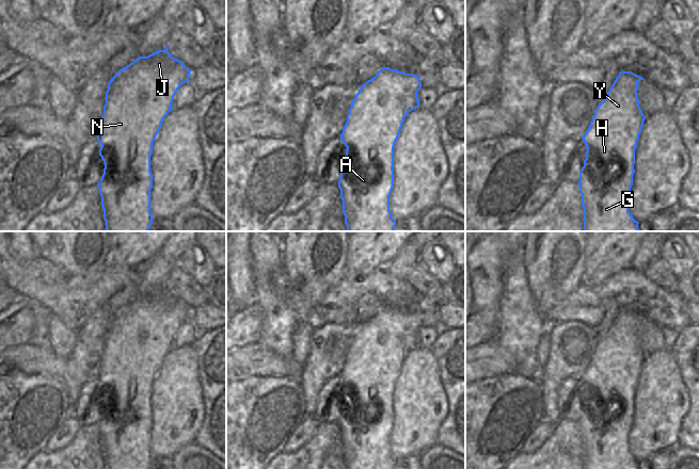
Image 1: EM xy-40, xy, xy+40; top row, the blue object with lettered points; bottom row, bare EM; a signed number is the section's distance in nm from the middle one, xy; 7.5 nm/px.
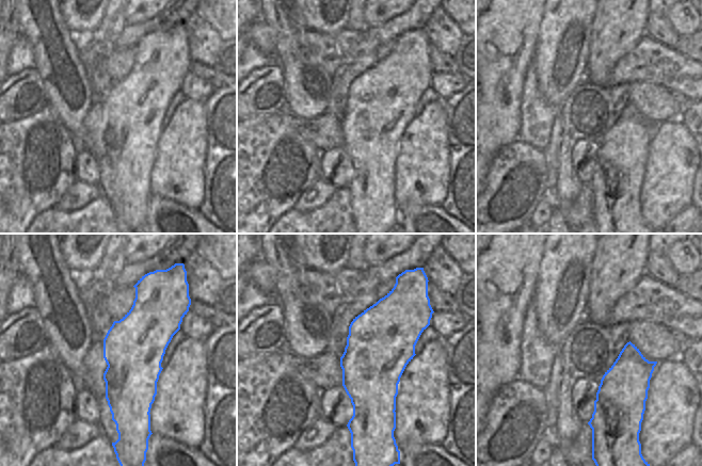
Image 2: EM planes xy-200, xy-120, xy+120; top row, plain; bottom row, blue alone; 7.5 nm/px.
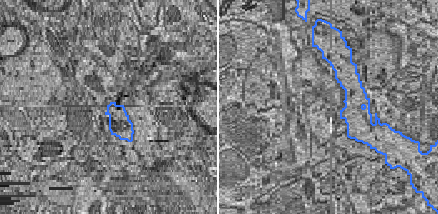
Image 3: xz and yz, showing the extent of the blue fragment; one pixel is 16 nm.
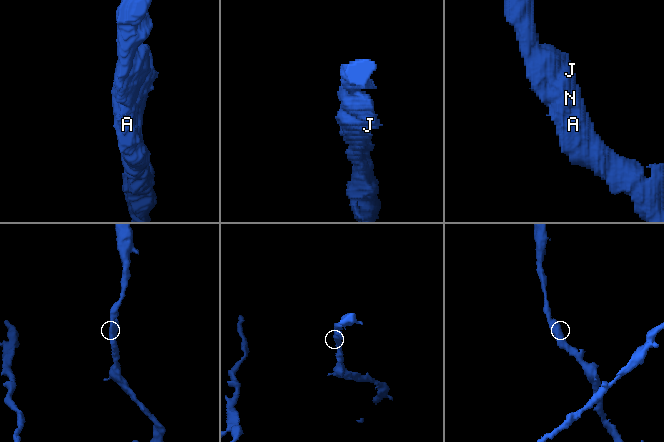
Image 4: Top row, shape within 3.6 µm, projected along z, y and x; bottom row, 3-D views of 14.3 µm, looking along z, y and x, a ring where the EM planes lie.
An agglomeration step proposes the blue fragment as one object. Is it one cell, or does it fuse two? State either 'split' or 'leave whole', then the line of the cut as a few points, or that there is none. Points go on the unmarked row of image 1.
leave whole; cut none

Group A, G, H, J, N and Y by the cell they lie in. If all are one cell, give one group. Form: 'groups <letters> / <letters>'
groups A G H J N Y

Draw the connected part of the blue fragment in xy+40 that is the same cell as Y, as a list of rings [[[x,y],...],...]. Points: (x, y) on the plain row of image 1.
[[[620,310],[582,376],[587,390],[577,424],[584,446],[584,469],[639,469],[639,462],[629,450],[629,433],[635,411],[635,388],[646,358],[637,337],[640,319],[645,318],[632,310]]]

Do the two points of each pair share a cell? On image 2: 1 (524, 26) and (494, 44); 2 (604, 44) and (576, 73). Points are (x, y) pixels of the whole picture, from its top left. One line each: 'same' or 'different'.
1: same
2: different

